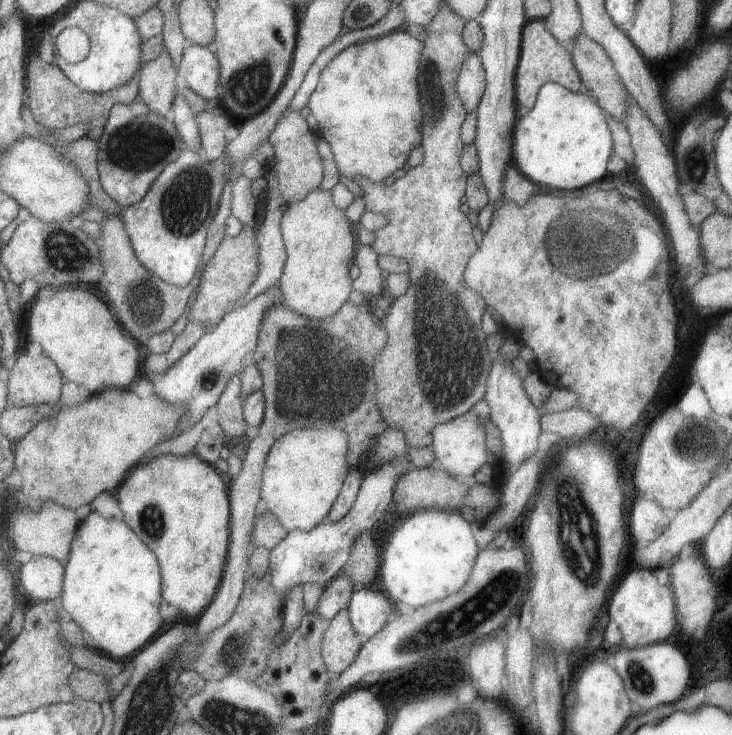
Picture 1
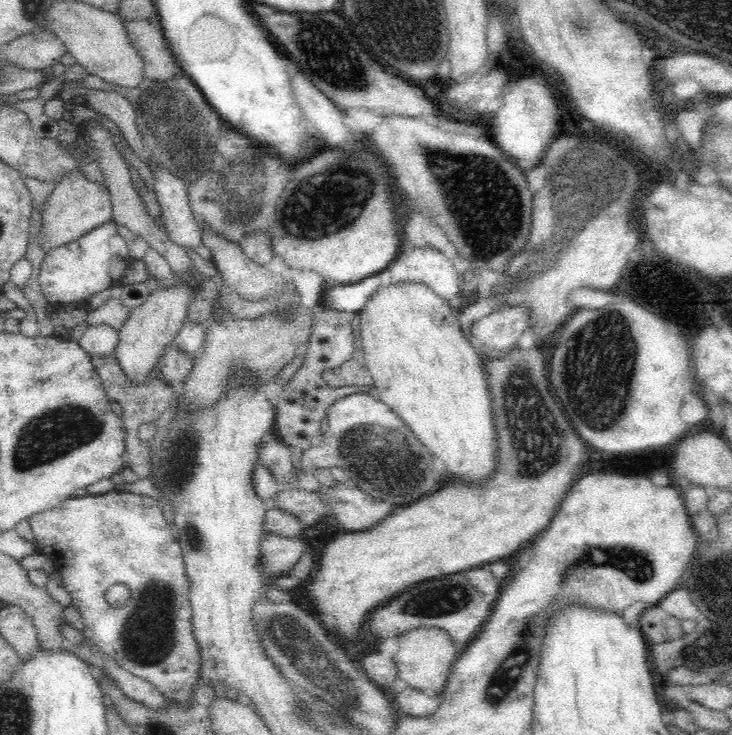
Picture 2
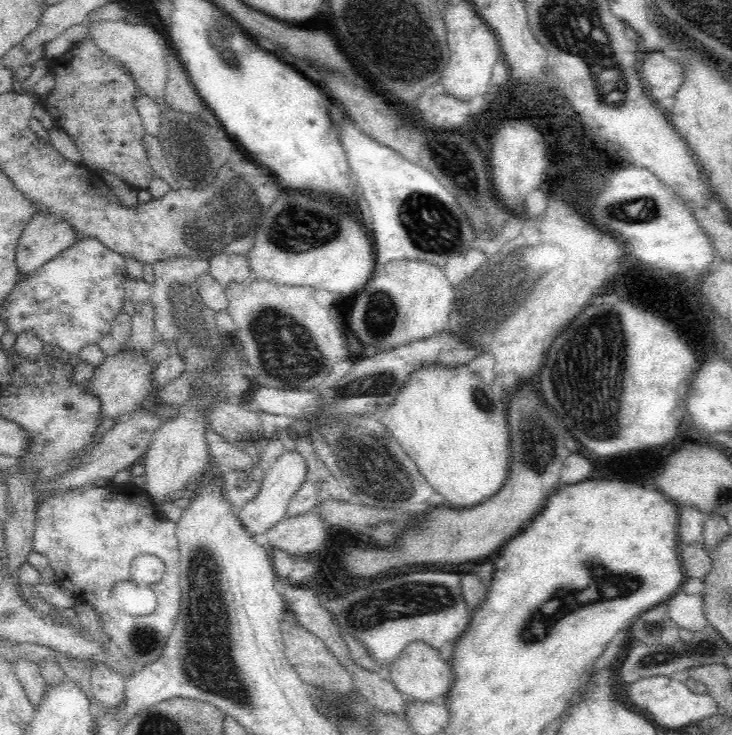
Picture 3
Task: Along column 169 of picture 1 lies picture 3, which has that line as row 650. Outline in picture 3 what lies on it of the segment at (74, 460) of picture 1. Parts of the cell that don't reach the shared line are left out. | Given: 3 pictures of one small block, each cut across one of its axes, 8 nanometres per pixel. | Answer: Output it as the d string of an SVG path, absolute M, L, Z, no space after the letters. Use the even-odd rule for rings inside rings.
M414 642L412 646L404 648L400 658L392 662L390 668L390 682L396 686L398 692L402 692L412 702L434 702L442 704L446 702L446 696L454 682L454 670L450 662L440 660L440 654L436 648L424 646L422 642Z

